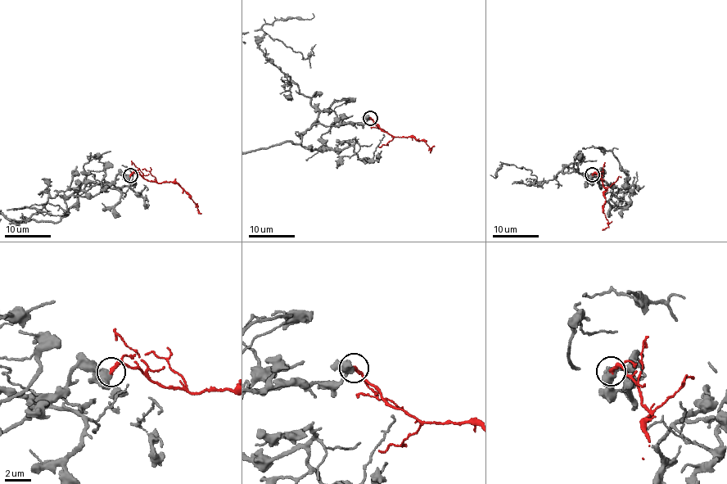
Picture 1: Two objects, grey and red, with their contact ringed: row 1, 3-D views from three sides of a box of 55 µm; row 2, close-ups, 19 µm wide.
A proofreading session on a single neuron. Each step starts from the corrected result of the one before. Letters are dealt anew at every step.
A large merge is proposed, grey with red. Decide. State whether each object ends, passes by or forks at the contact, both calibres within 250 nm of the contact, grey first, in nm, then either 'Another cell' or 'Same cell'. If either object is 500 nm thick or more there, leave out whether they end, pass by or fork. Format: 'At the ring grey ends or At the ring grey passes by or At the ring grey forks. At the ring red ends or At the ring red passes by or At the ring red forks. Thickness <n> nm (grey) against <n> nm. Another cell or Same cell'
At the ring grey passes by. At the ring red ends. Thickness 480 nm (grey) against 280 nm. Another cell

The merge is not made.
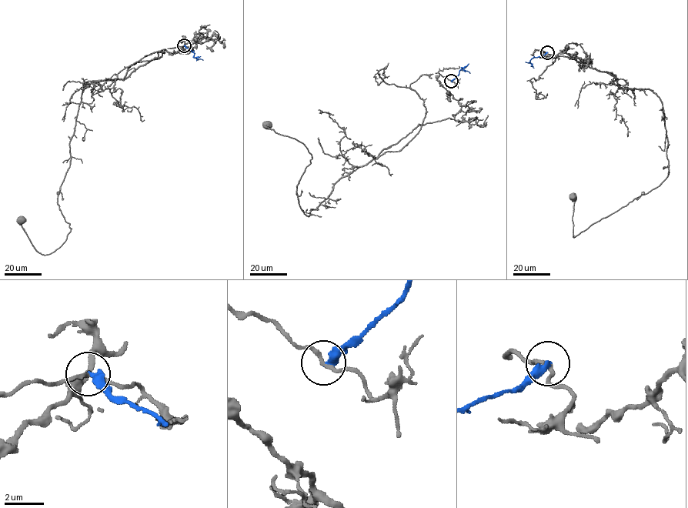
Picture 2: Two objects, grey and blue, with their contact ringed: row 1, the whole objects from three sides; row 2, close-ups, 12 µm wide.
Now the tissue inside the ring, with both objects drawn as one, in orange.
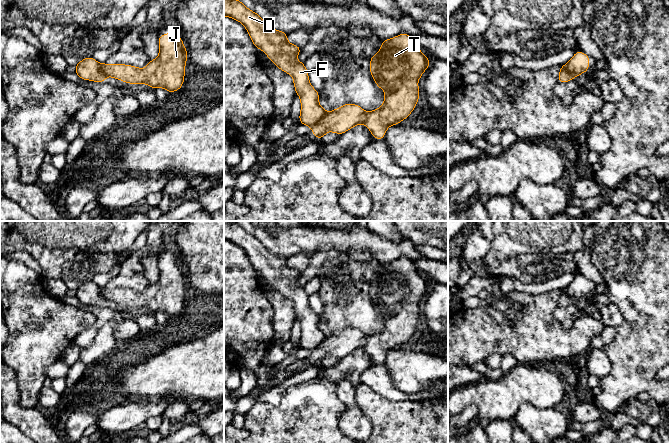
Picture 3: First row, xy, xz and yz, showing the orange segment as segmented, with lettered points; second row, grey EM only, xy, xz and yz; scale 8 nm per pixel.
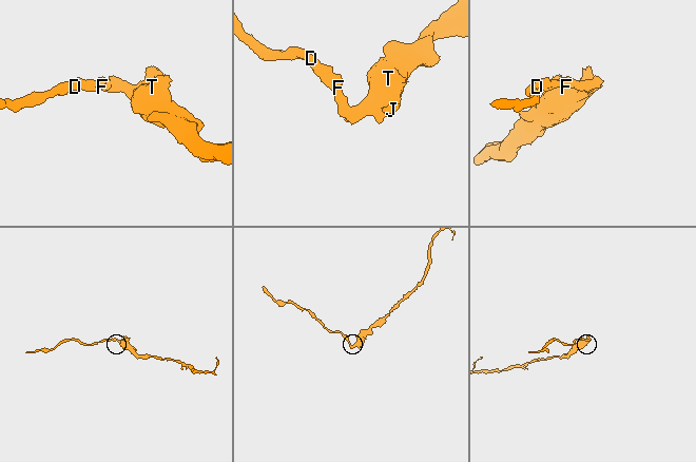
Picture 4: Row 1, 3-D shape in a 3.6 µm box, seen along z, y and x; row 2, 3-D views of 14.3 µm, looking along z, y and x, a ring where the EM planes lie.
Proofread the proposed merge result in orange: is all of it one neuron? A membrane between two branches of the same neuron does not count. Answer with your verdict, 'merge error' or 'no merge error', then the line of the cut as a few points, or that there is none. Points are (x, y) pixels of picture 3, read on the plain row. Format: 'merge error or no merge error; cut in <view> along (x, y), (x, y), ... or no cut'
merge error; cut in xz along (326, 336), (312, 351)

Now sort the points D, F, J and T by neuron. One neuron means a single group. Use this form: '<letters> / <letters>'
D F / J T

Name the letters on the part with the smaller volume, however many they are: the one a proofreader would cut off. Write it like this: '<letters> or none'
D, F

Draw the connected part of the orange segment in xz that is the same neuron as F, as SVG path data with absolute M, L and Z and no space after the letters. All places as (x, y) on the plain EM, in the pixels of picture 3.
M238 223L224 224L224 240L241 246L253 268L278 292L293 301L295 316L301 325L300 347L311 351L318 348L327 336L319 329L319 316L311 310L304 286L296 285L301 271L290 268L287 257L269 251Z

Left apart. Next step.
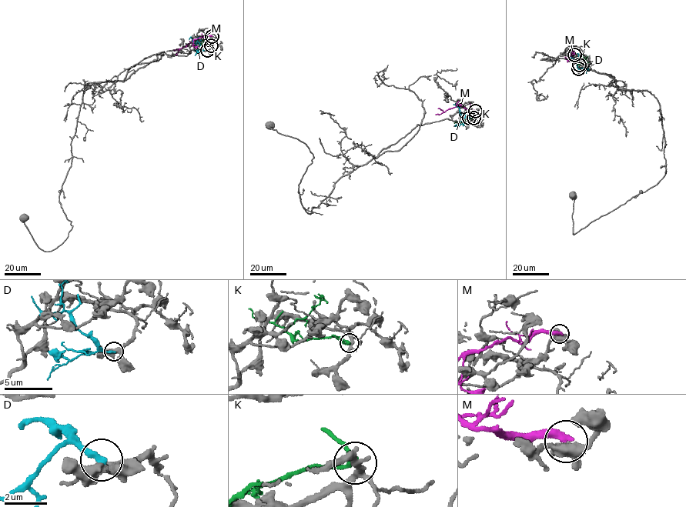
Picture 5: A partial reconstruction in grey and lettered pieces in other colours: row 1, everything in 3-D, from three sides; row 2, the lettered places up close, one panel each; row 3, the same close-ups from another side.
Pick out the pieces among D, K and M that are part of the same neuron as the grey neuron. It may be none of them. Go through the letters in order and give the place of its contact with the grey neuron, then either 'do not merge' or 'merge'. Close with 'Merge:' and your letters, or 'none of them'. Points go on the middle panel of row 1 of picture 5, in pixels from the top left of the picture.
D: (469, 118) | do not merge
K: (473, 118) | do not merge
M: (475, 111) | do not merge
Merge: none of them

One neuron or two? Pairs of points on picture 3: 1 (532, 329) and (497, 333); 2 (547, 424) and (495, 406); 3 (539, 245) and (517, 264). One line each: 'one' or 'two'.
1: one
2: two
3: two

